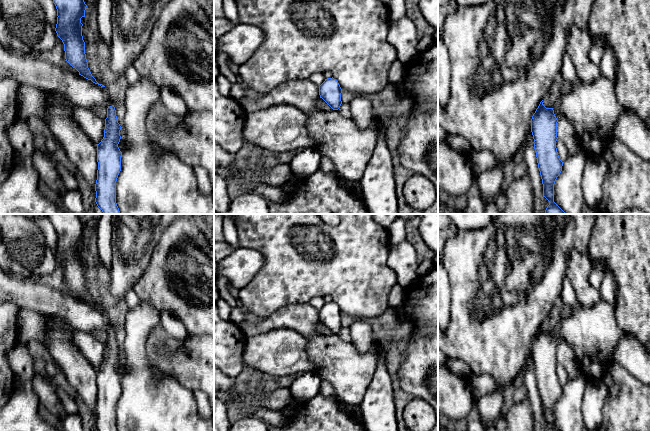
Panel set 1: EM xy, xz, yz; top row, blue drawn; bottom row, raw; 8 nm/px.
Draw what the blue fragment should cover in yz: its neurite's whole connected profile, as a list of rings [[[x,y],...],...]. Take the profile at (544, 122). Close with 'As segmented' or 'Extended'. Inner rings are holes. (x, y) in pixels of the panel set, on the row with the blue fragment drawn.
[[[541,101],[531,119],[531,132],[543,184],[543,197],[549,201],[545,214],[566,214],[554,202],[554,184],[563,166],[556,148],[557,122],[553,108],[546,108]]]. As segmented

